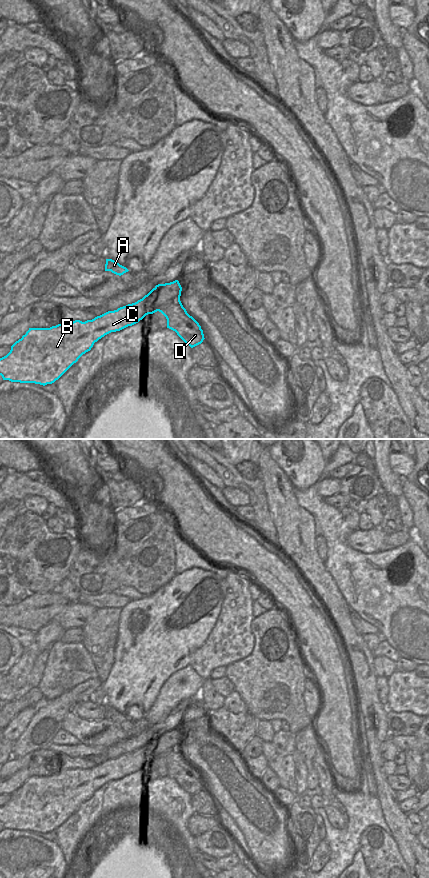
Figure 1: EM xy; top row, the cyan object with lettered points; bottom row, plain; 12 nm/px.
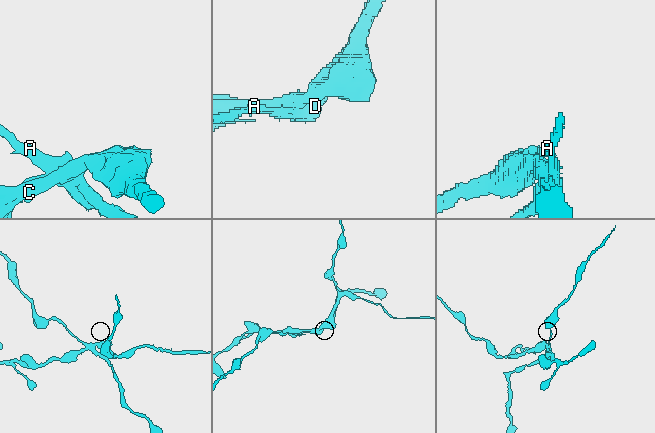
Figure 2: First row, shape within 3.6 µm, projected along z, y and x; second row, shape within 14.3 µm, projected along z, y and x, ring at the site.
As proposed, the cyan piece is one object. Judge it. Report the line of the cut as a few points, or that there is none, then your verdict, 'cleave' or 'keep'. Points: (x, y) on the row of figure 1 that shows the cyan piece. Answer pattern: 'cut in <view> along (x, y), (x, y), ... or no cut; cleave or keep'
cut in xy along (179, 296), (171, 299), (157, 310); cleave

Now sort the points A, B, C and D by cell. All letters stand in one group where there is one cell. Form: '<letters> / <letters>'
A D / B C

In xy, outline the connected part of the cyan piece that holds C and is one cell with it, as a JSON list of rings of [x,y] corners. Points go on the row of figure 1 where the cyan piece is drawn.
[[[178,280],[164,288],[153,288],[135,303],[108,311],[92,320],[64,322],[50,328],[29,328],[21,339],[16,341],[10,352],[0,358],[0,375],[3,380],[20,383],[52,384],[58,380],[78,359],[90,351],[94,343],[105,335],[120,331],[165,307],[171,300],[181,296],[182,287]]]

